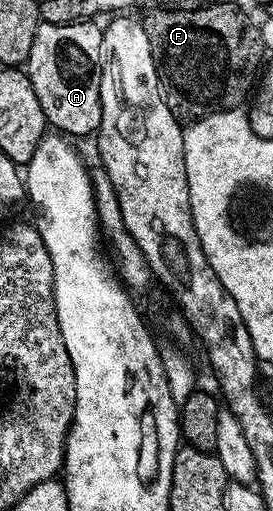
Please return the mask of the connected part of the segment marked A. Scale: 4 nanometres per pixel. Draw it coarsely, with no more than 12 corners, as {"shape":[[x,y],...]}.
{"shape":[[40,23],[27,74],[46,124],[101,128],[101,32]]}

